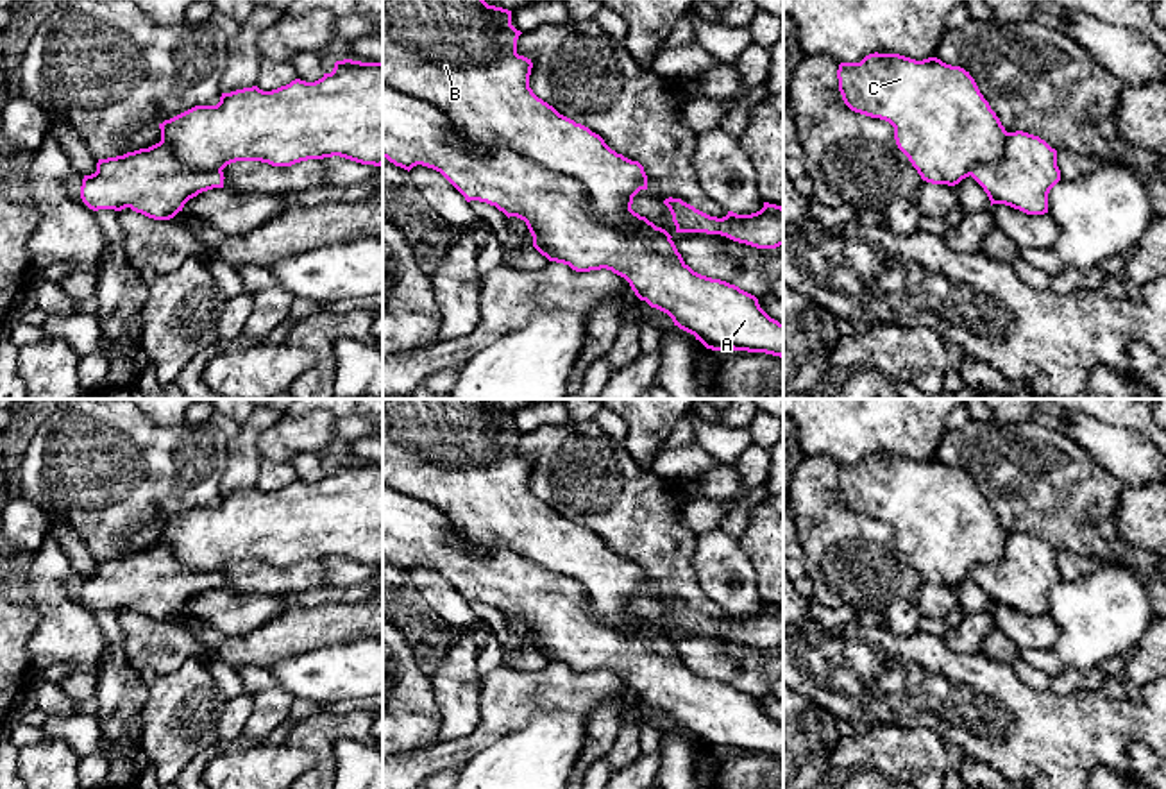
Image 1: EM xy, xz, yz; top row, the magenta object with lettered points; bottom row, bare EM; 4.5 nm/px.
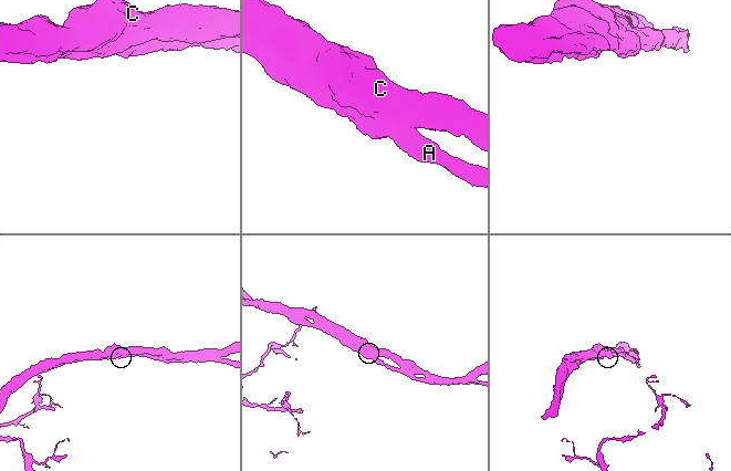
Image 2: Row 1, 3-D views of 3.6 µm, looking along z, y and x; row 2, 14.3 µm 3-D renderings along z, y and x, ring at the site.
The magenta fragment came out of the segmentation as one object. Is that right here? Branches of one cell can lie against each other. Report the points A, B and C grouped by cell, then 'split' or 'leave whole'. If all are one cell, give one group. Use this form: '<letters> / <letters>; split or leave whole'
A B C; leave whole

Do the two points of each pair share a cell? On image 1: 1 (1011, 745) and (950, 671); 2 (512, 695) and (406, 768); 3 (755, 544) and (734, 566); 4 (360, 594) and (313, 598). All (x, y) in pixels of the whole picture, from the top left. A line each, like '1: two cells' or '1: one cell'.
1: one cell
2: one cell
3: two cells
4: one cell

